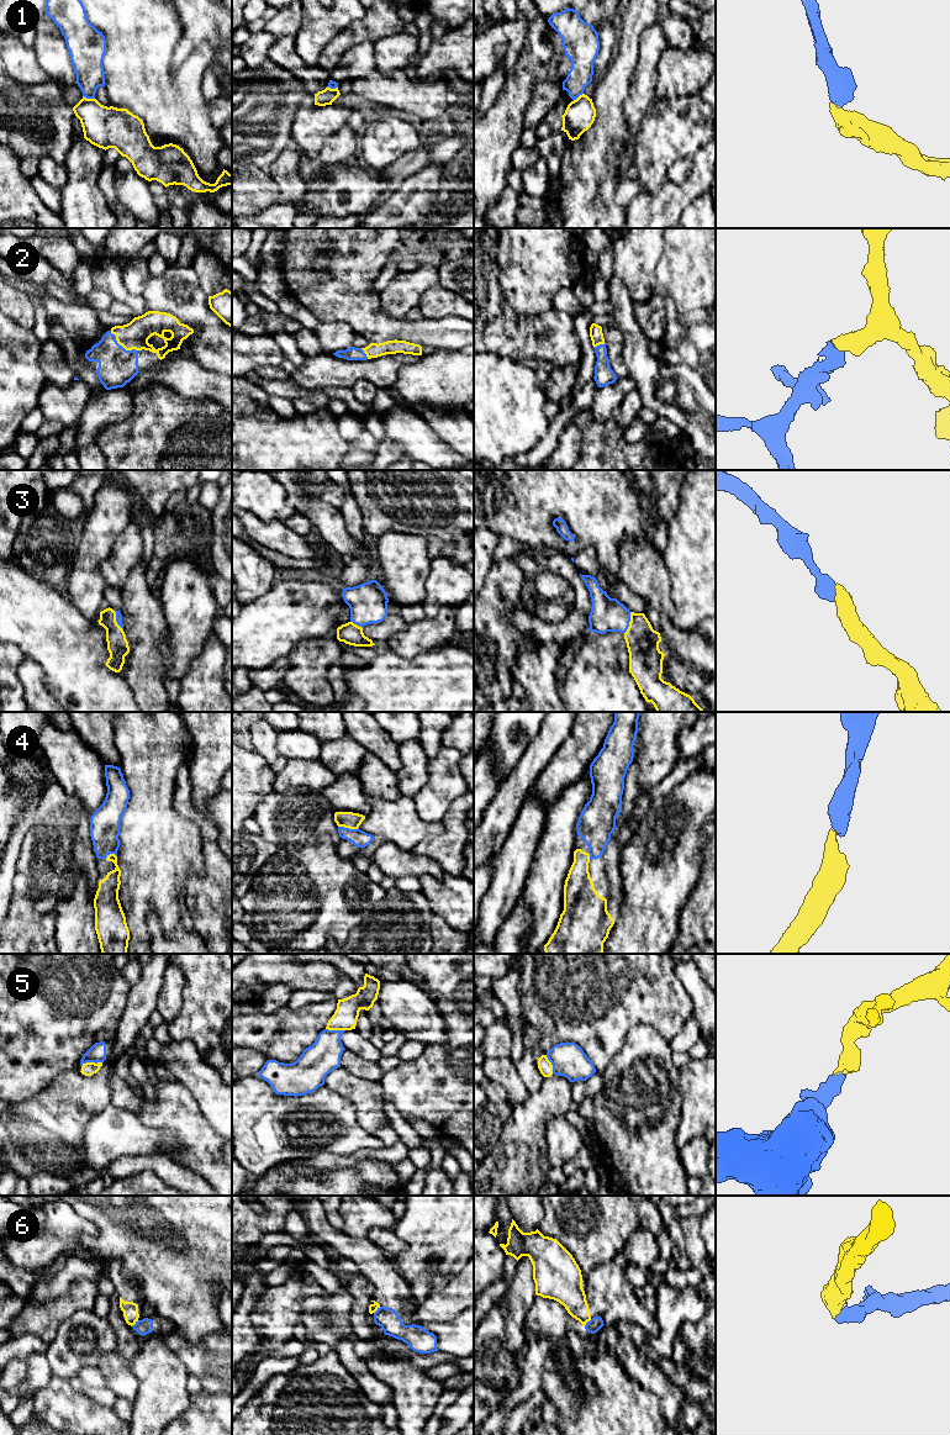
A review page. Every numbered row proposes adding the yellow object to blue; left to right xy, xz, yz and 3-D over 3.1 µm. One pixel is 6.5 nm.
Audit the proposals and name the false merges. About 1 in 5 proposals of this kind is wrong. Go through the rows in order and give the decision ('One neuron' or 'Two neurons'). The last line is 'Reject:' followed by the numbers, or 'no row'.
1: Two neurons
2: One neuron
3: One neuron
4: One neuron
5: One neuron
6: Two neurons
Reject: 1, 6

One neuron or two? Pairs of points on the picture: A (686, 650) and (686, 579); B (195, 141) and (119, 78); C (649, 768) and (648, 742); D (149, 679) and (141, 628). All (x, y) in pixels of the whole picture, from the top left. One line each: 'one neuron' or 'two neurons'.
A: two neurons
B: one neuron
C: one neuron
D: one neuron

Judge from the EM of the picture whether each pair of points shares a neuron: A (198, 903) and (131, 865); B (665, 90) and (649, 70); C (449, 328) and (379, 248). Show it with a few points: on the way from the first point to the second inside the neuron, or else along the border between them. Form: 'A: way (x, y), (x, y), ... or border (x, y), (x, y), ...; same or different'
A: border (201, 874), (191, 870), (184, 890); different
B: border (663, 51), (656, 67), (655, 98); different
C: way (413, 330), (385, 328), (362, 305), (362, 284); same

